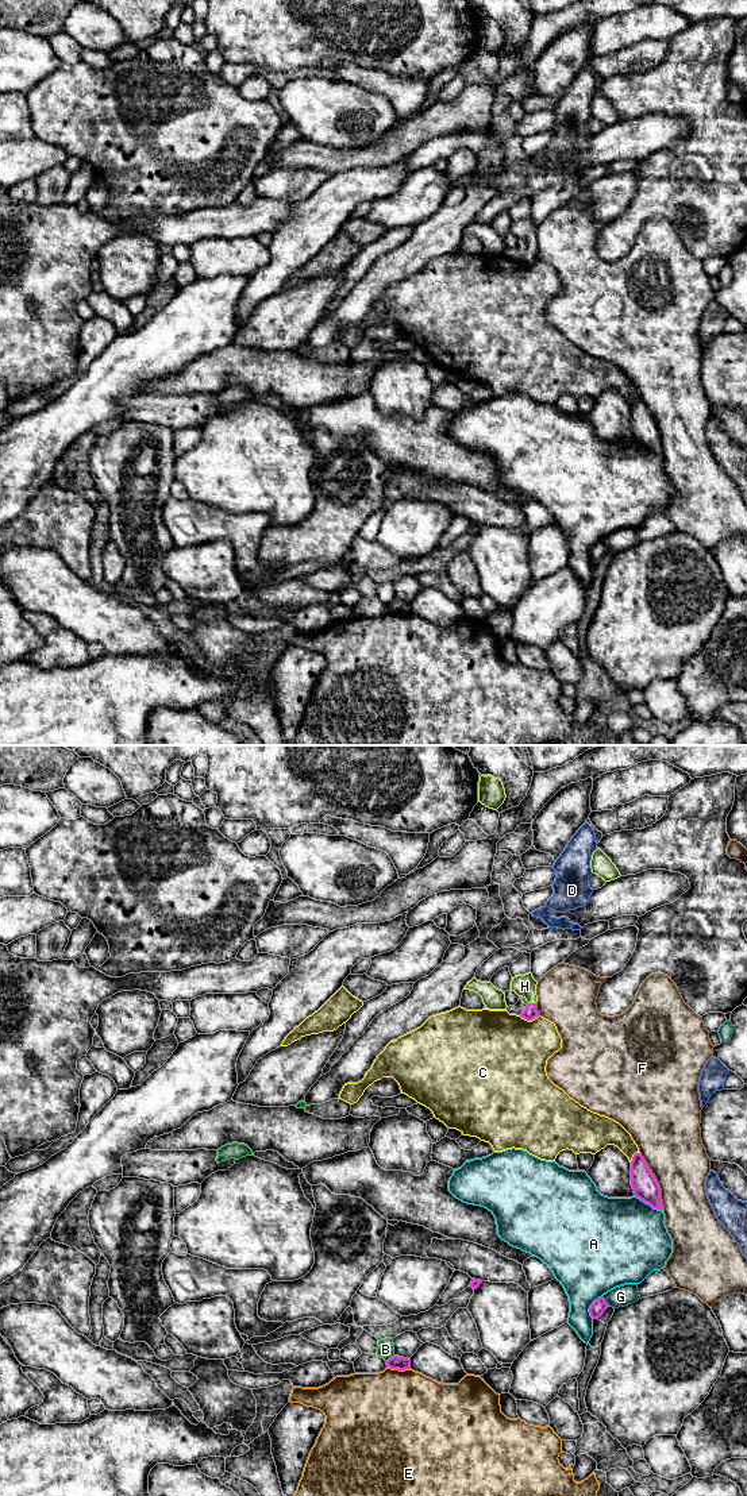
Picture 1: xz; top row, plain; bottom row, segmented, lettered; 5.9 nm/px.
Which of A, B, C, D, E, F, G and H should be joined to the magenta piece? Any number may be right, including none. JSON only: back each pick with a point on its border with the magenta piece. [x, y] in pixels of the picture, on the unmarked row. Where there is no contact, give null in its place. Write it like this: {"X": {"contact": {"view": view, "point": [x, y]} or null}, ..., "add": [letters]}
{"H": {"contact": {"view": "xz", "point": [532, 247]}}, "add": ["H"]}

